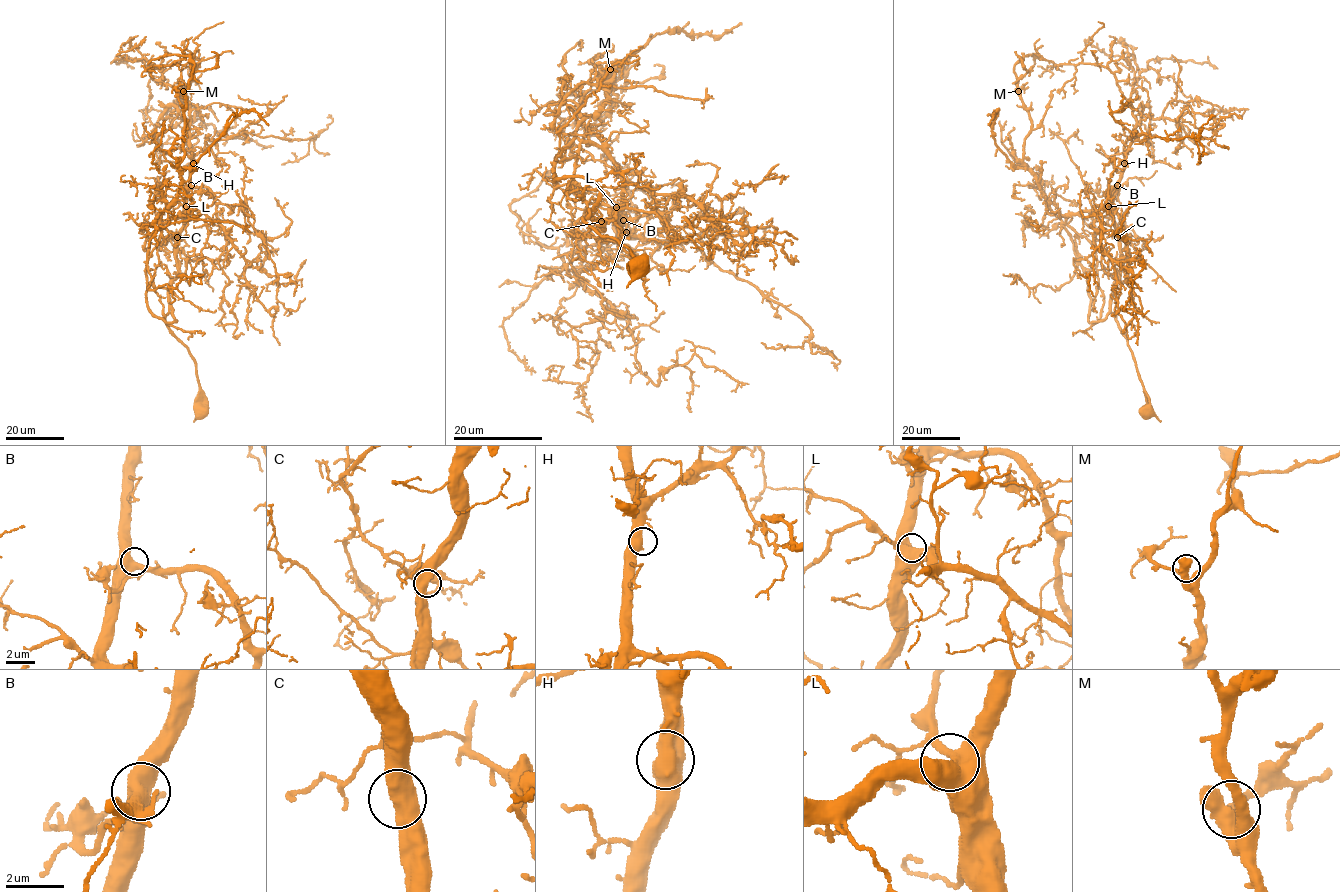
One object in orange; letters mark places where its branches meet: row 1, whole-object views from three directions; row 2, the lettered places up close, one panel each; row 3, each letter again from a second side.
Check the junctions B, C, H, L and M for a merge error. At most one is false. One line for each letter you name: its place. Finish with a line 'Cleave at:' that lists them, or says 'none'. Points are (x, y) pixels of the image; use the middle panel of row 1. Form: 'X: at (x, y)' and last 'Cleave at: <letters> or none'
Cleave at: none

